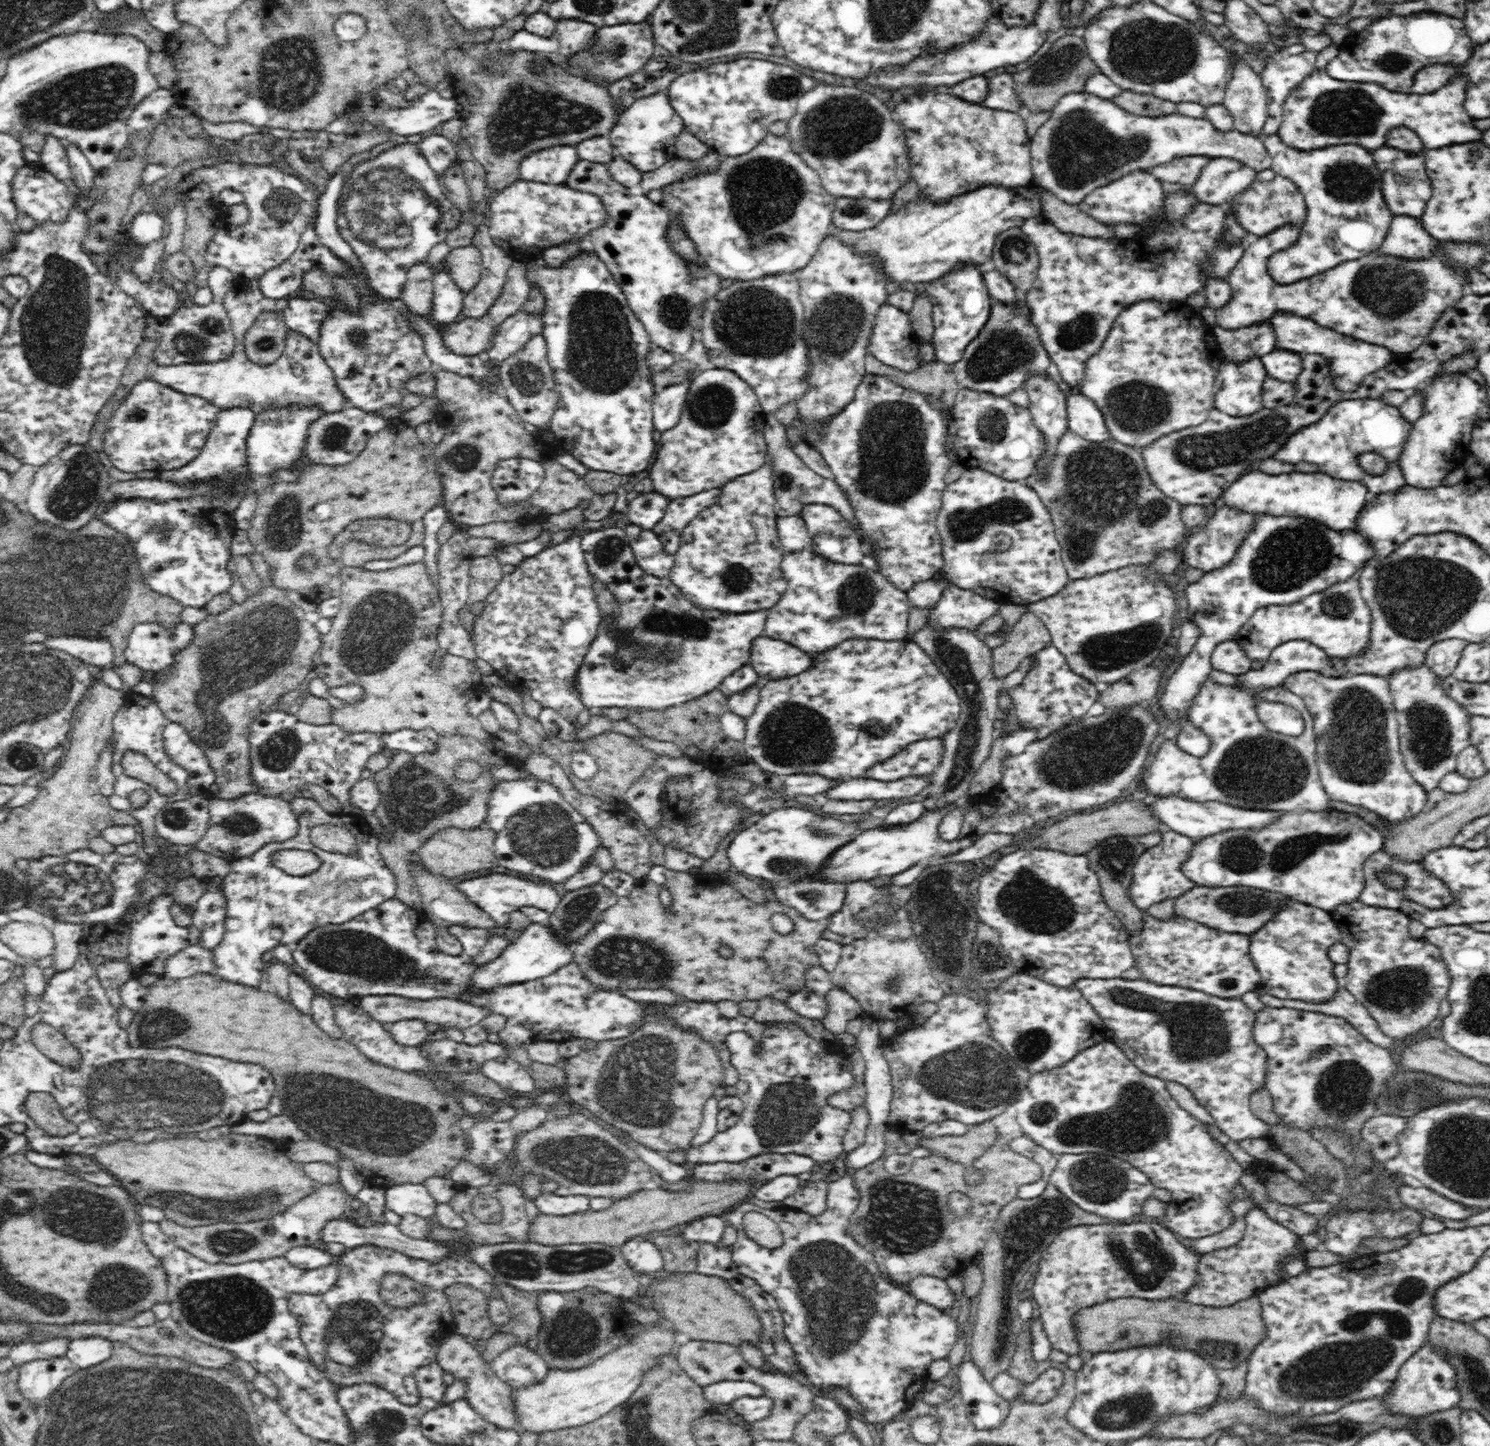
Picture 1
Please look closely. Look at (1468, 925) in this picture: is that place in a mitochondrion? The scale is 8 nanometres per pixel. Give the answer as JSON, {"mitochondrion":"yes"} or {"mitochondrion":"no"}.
{"mitochondrion":"no"}

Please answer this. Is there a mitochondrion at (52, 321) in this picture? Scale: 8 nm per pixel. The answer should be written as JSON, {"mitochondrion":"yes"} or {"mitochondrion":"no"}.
{"mitochondrion":"yes"}

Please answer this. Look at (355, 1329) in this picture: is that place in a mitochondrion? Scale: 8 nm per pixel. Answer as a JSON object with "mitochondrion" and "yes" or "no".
{"mitochondrion":"yes"}

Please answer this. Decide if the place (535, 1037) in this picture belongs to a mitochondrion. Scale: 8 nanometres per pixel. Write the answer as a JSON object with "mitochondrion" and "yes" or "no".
{"mitochondrion":"no"}

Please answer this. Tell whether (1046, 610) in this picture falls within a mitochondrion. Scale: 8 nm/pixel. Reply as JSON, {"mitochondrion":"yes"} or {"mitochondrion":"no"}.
{"mitochondrion":"no"}

